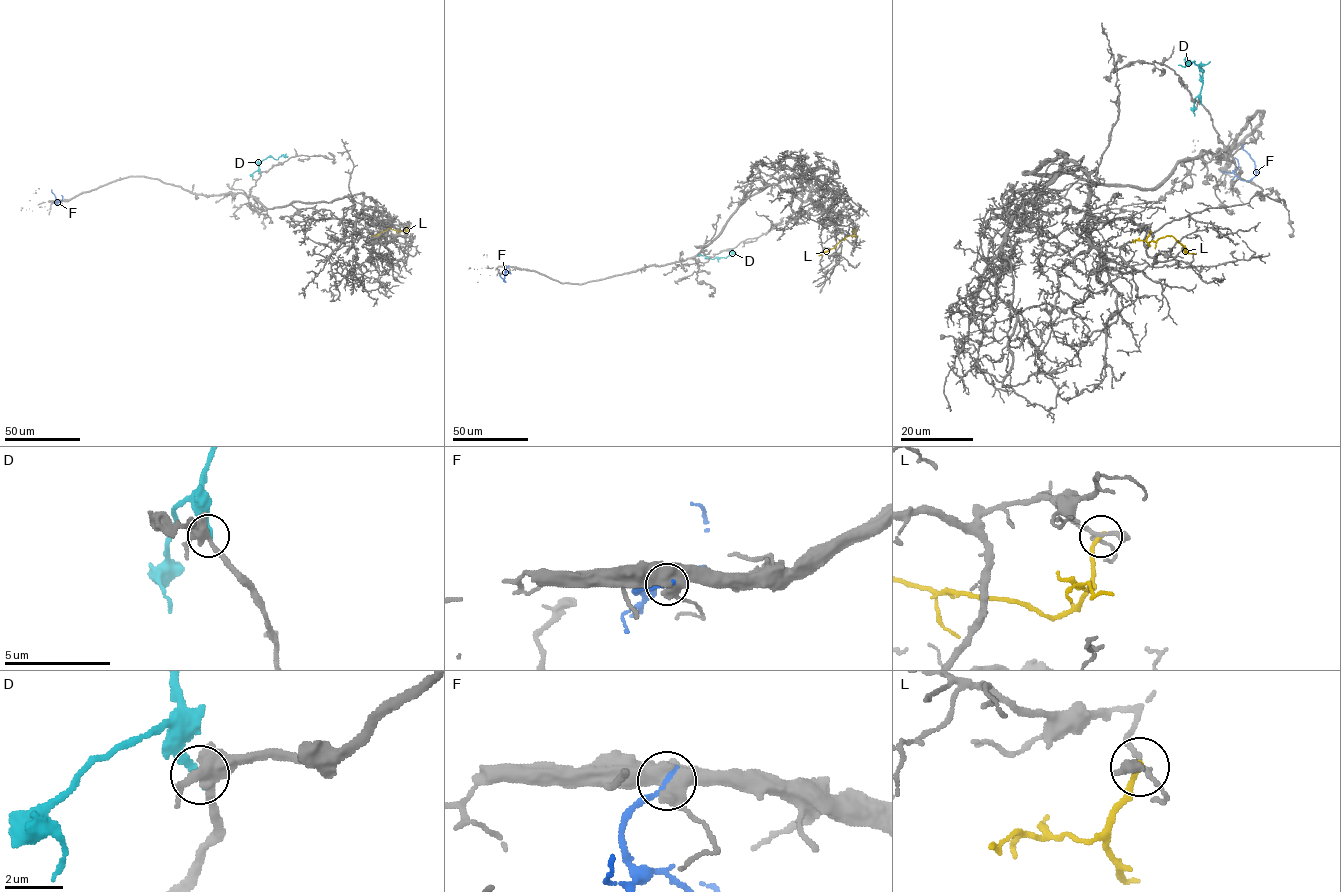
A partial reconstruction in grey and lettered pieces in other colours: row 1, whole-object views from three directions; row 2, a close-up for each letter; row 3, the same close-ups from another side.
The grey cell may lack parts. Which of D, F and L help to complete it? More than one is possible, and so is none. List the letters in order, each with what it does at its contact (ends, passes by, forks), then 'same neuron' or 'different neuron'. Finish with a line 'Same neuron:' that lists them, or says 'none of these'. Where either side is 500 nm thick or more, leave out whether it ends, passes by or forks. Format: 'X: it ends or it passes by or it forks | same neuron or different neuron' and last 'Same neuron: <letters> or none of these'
D: it ends | same neuron
F: different neuron
L: it ends | different neuron
Same neuron: D

